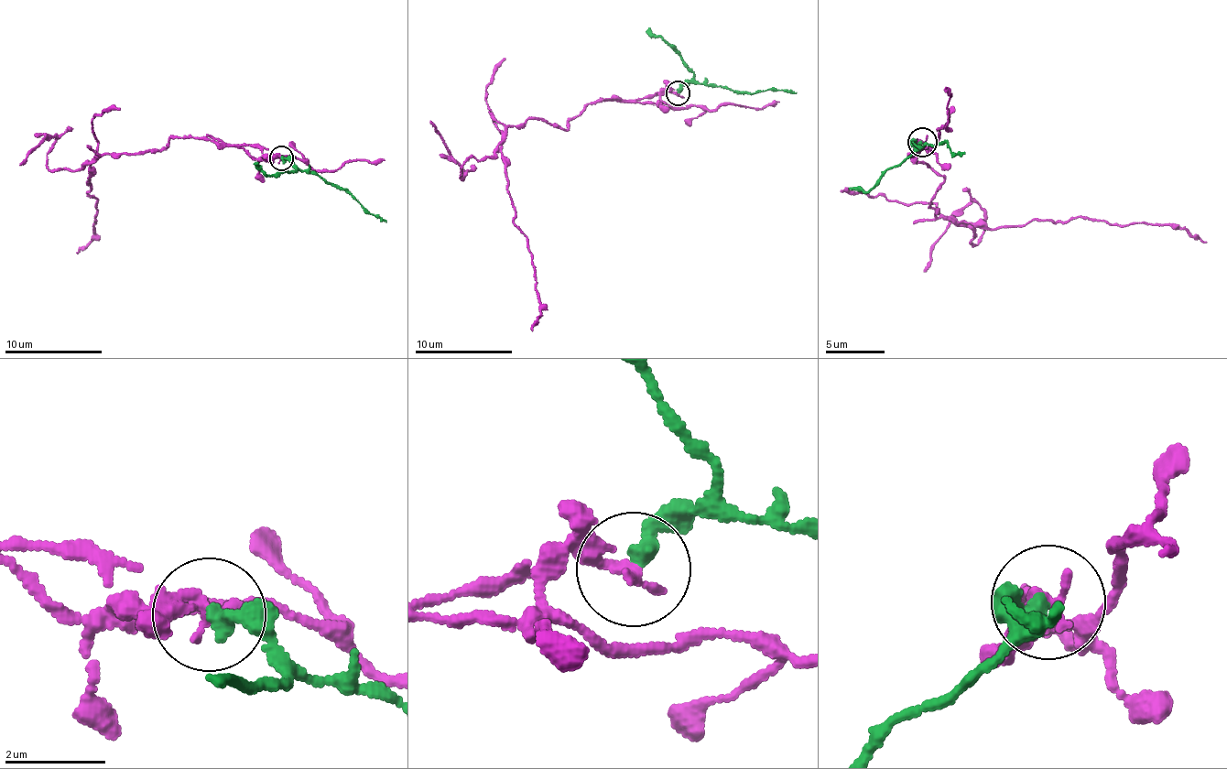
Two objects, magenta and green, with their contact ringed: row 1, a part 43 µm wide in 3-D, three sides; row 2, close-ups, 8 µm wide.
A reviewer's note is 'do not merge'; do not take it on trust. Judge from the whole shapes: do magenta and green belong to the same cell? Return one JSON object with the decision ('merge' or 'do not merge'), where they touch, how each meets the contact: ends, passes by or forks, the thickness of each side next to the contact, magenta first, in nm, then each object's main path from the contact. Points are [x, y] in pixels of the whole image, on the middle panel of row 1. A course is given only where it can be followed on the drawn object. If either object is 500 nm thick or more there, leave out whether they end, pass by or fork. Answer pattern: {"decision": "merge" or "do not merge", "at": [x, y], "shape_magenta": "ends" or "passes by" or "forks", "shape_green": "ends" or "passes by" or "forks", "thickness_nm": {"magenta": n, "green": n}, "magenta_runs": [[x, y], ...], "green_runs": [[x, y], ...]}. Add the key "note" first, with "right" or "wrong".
{"note": "right", "decision": "do not merge", "at": [678, 93], "shape_magenta": "ends", "shape_green": "ends", "thickness_nm": {"magenta": 260, "green": 300}, "magenta_runs": [[678, 92], [605, 99], [561, 130], [528, 118], [506, 129], [513, 224], [527, 238], [541, 304], [530, 330]], "green_runs": [[678, 92], [690, 81], [749, 92], [772, 90], [796, 92]]}

